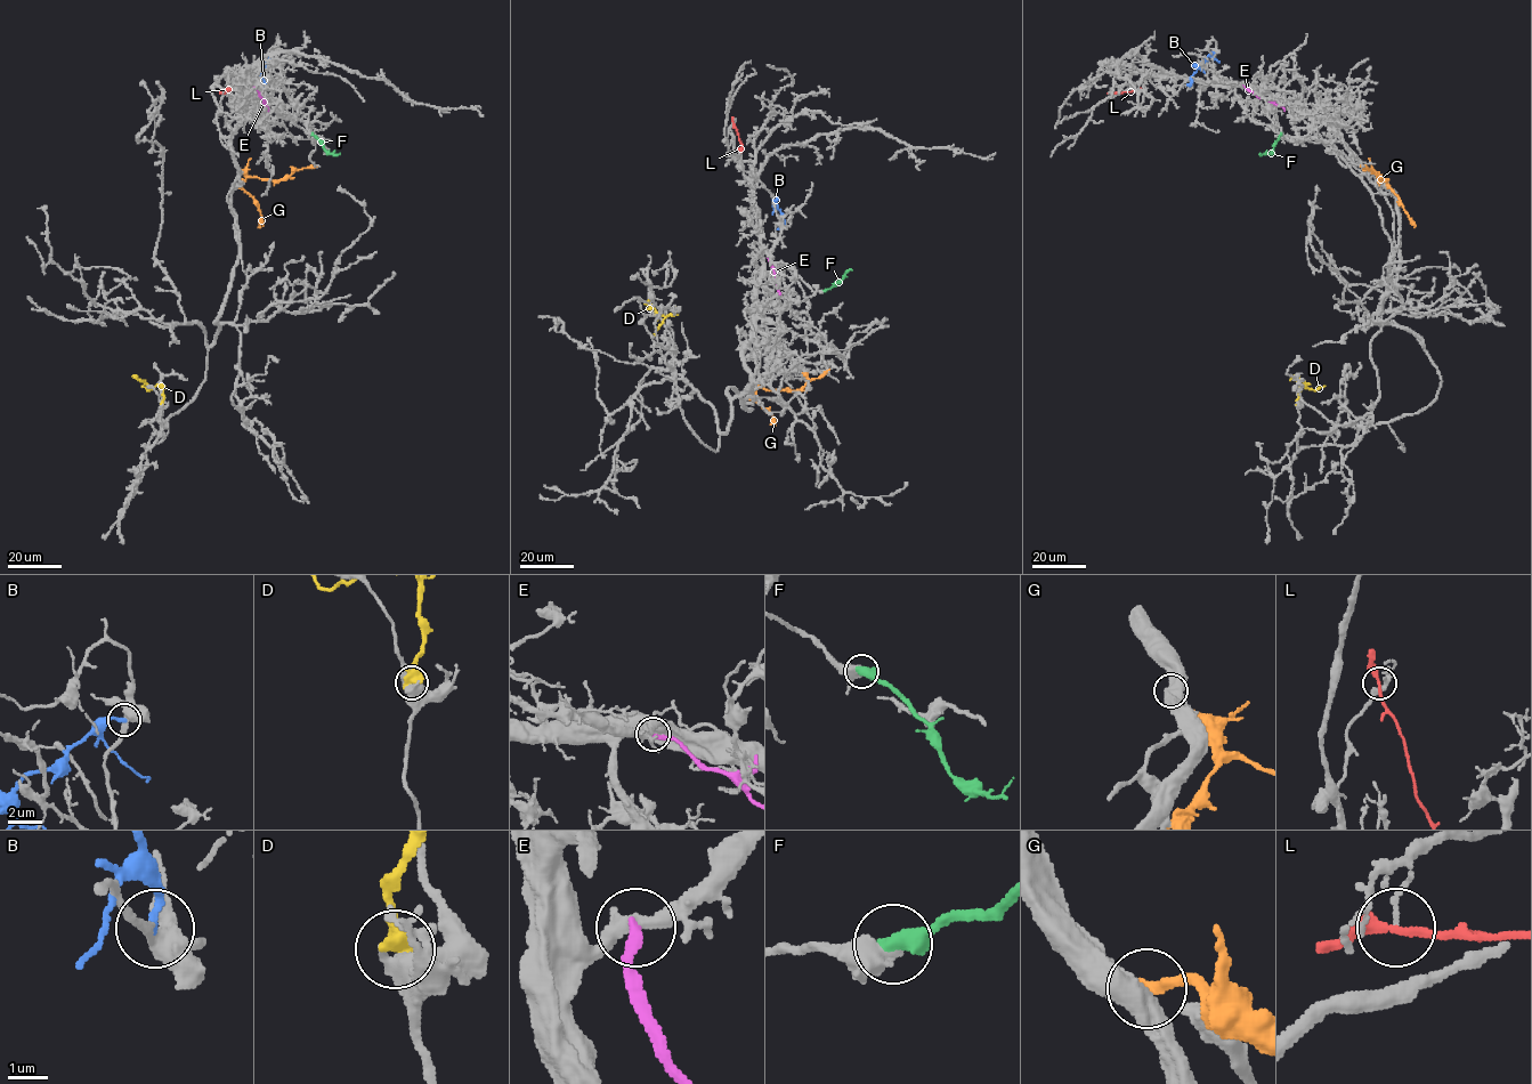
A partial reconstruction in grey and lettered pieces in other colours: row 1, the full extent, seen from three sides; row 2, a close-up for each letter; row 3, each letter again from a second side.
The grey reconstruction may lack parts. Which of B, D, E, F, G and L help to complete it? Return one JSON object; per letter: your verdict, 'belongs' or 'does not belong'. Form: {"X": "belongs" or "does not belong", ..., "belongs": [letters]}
{"B": "does not belong", "D": "does not belong", "E": "does not belong", "F": "belongs", "G": "does not belong", "L": "does not belong", "belongs": ["F"]}

